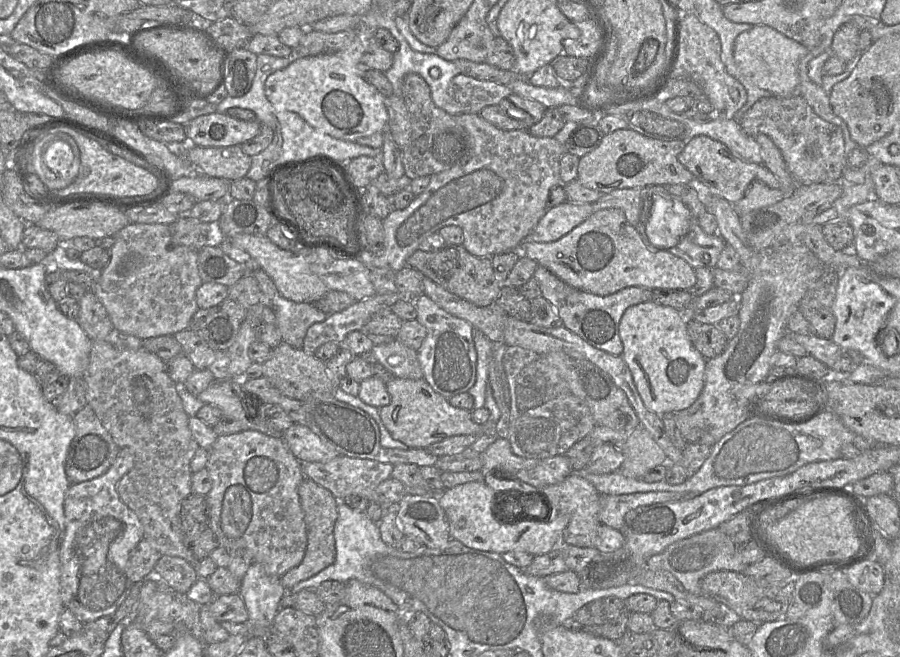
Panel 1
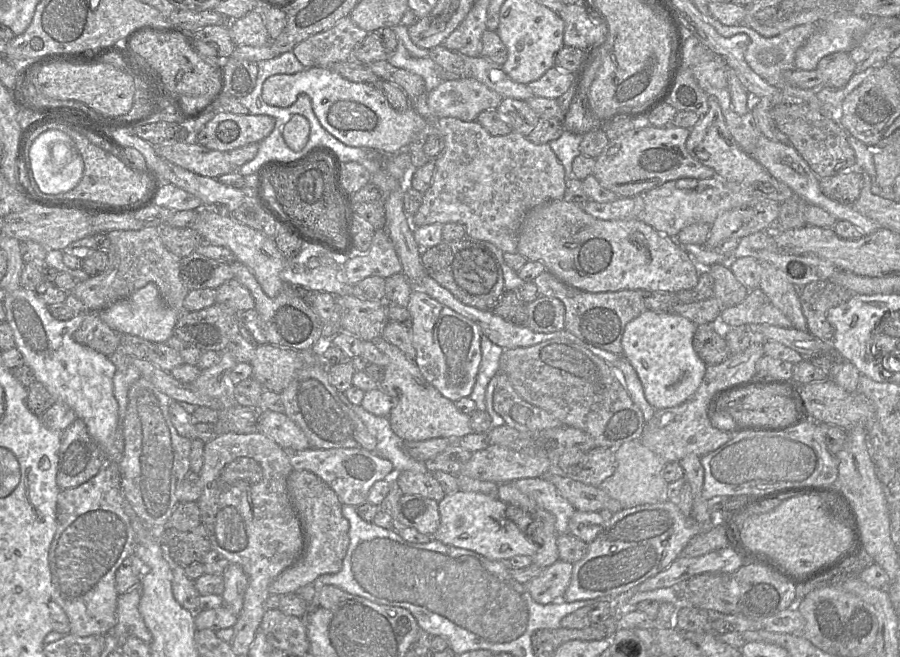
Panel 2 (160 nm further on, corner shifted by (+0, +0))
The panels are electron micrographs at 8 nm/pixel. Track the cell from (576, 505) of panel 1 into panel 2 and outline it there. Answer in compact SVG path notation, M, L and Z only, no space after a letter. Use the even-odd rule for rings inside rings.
M523 478L511 483L541 508L554 515L558 535L569 533L569 520L576 509L559 494L550 481L544 478Z

